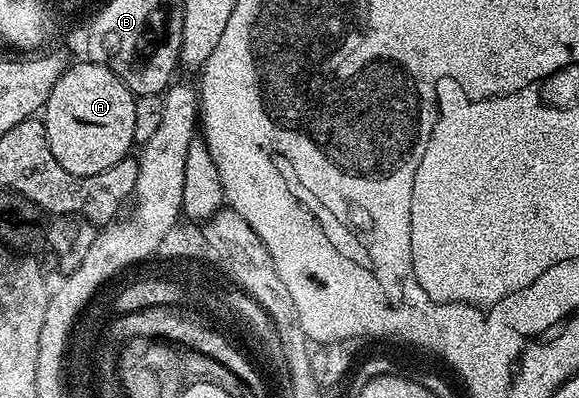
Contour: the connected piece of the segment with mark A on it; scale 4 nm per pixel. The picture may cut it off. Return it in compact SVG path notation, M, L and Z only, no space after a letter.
M91 61L83 62L76 63L73 67L72 64L65 66L62 77L58 77L54 89L50 89L50 97L43 105L42 122L46 129L46 141L50 141L50 153L54 153L54 157L58 160L58 165L62 165L62 169L66 169L66 173L71 175L103 175L111 172L118 165L118 161L129 158L131 151L128 150L134 147L136 143L136 138L134 137L134 105L136 104L137 96L133 95L131 89L106 65Z

